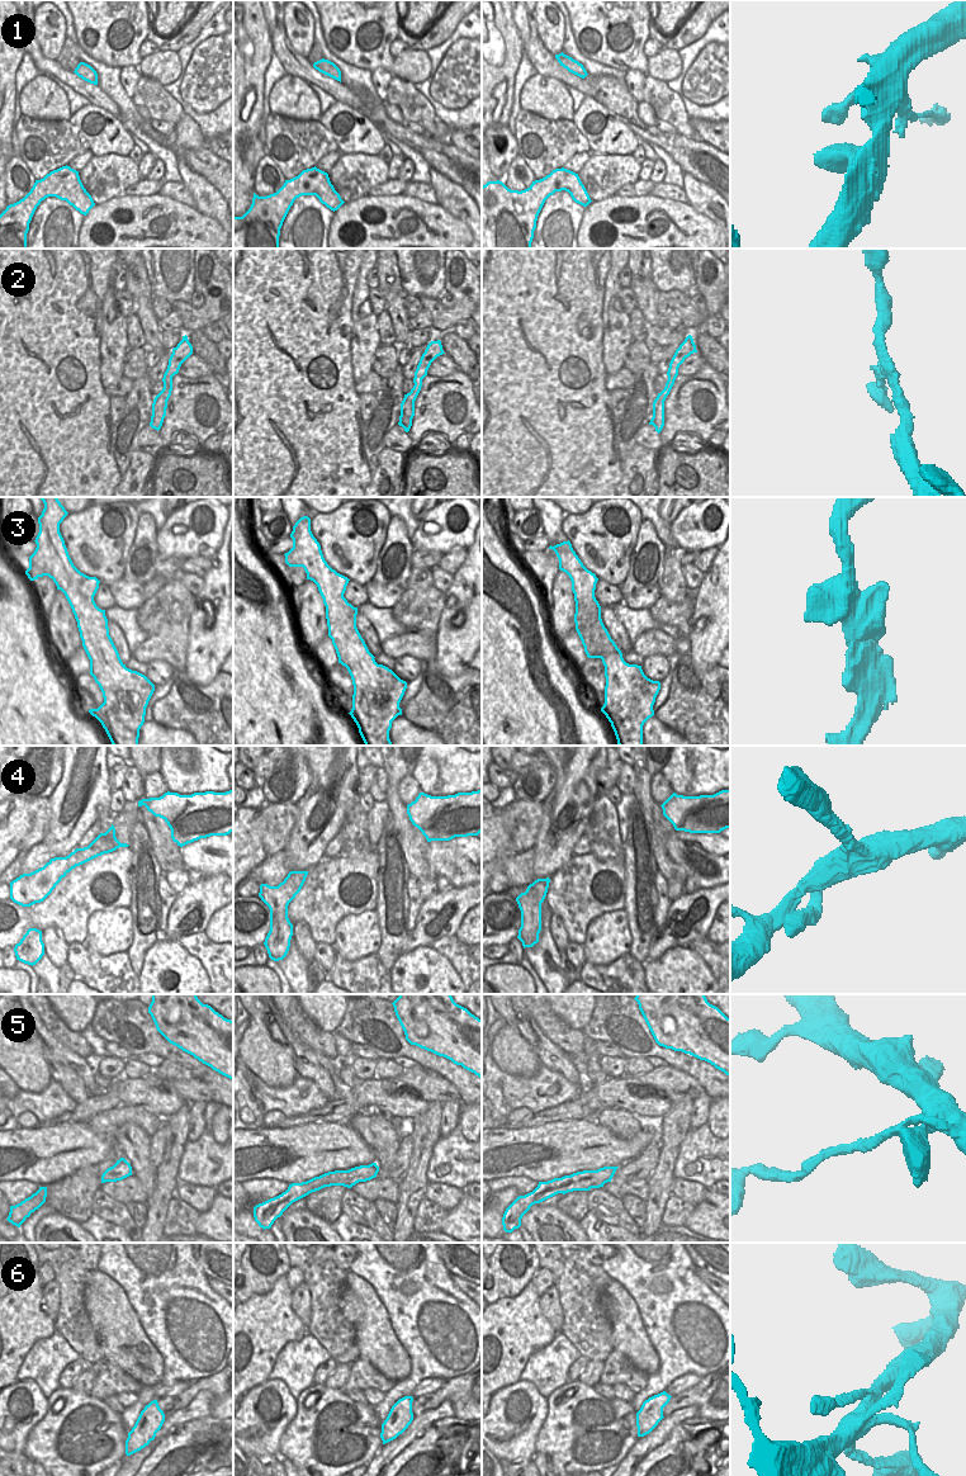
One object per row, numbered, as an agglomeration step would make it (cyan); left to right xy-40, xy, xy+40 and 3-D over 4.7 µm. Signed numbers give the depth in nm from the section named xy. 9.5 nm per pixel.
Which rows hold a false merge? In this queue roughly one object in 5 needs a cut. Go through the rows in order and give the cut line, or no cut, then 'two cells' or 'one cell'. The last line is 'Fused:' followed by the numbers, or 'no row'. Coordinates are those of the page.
1: cut none; one cell
2: cut none; one cell
3: cut none; one cell
4: cut none; one cell
5: cut xy (347, 1171), (350, 1187); two cells
6: cut none; one cell
Fused: 5

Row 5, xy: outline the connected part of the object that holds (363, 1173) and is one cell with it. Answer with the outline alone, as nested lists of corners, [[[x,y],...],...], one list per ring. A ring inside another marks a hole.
[[[377,1163],[349,1169],[349,1174],[351,1175],[350,1187],[355,1186],[359,1182],[366,1182],[375,1178],[378,1172],[379,1167],[377,1165]]]

